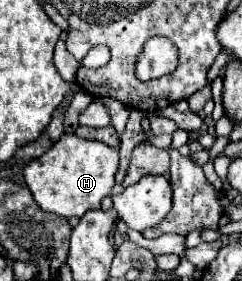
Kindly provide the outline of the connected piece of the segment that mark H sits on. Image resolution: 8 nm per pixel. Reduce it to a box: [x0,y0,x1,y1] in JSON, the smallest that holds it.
[24,133,118,217]

